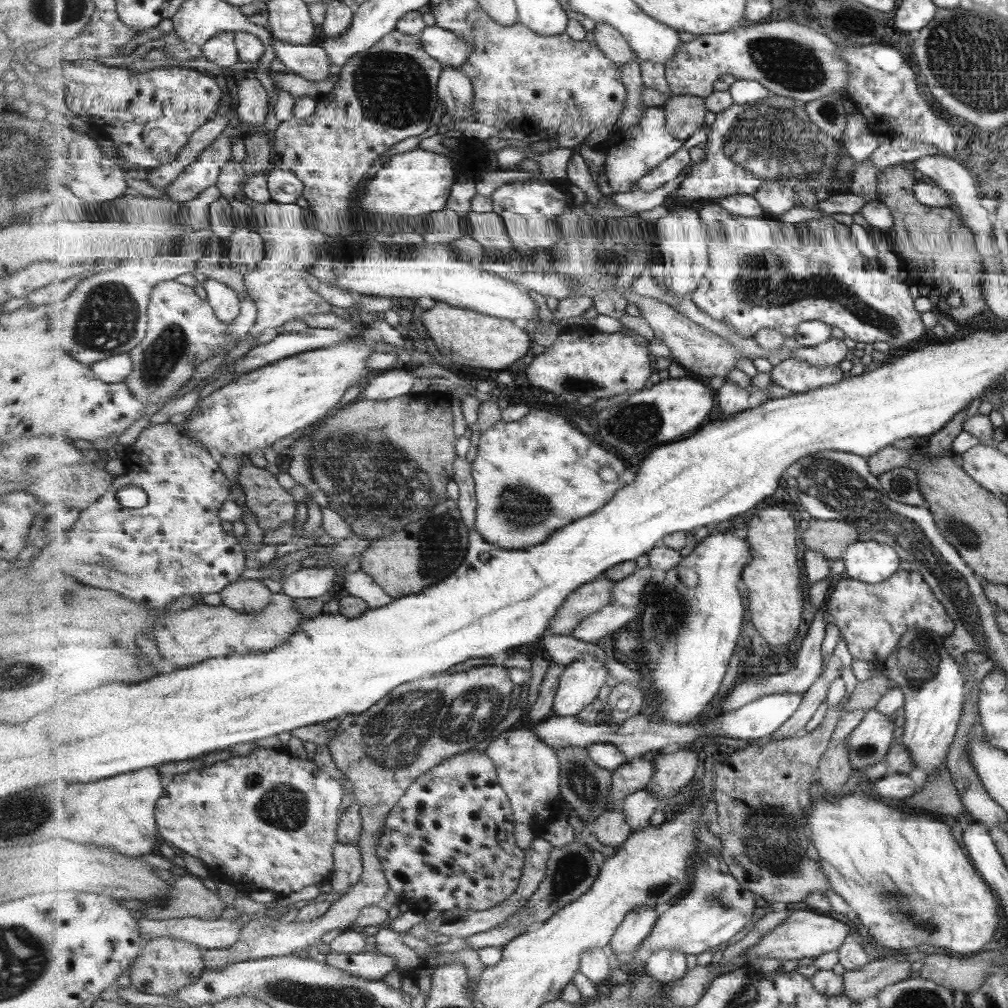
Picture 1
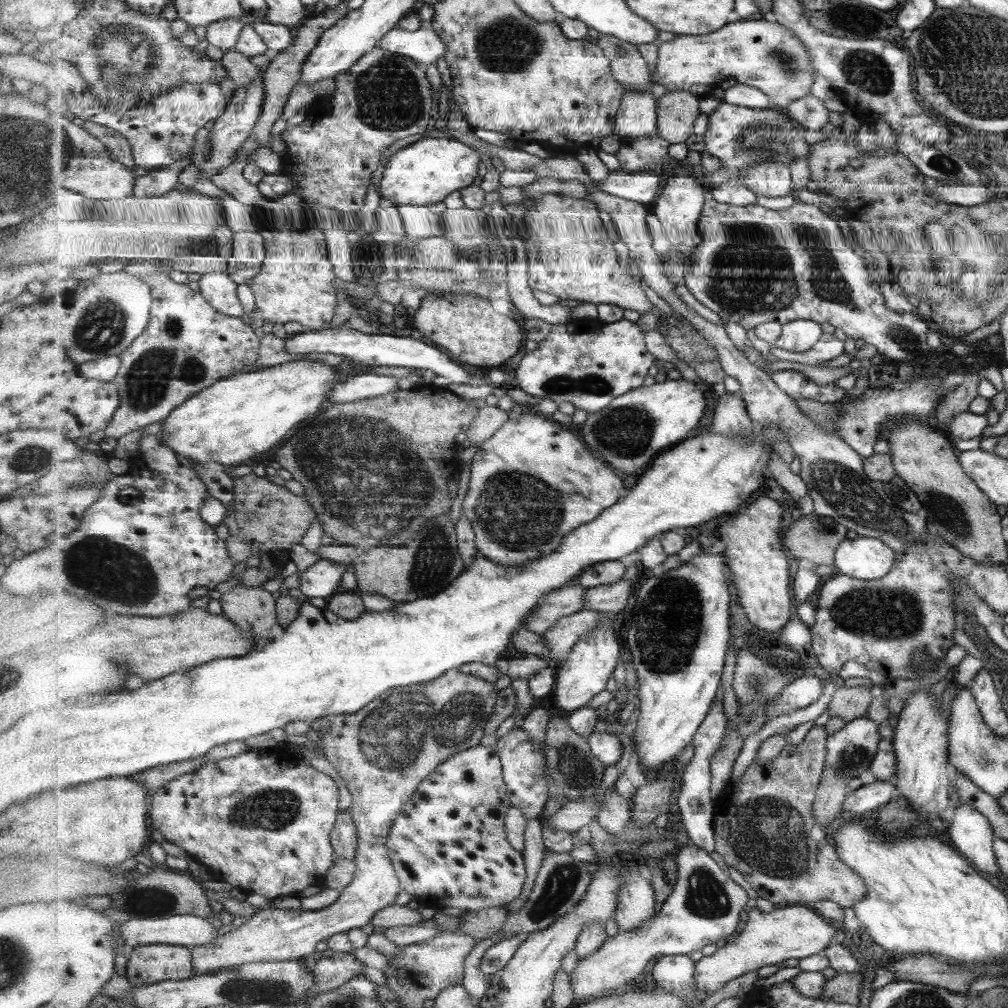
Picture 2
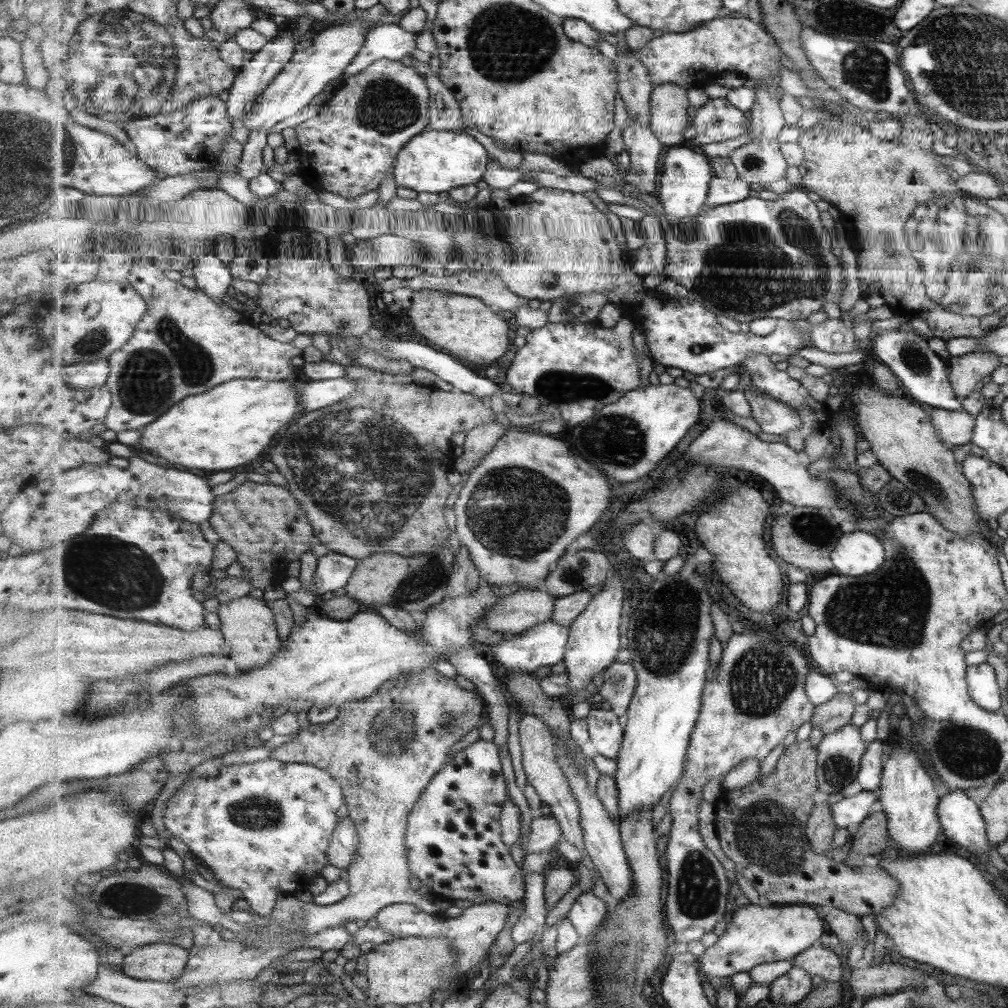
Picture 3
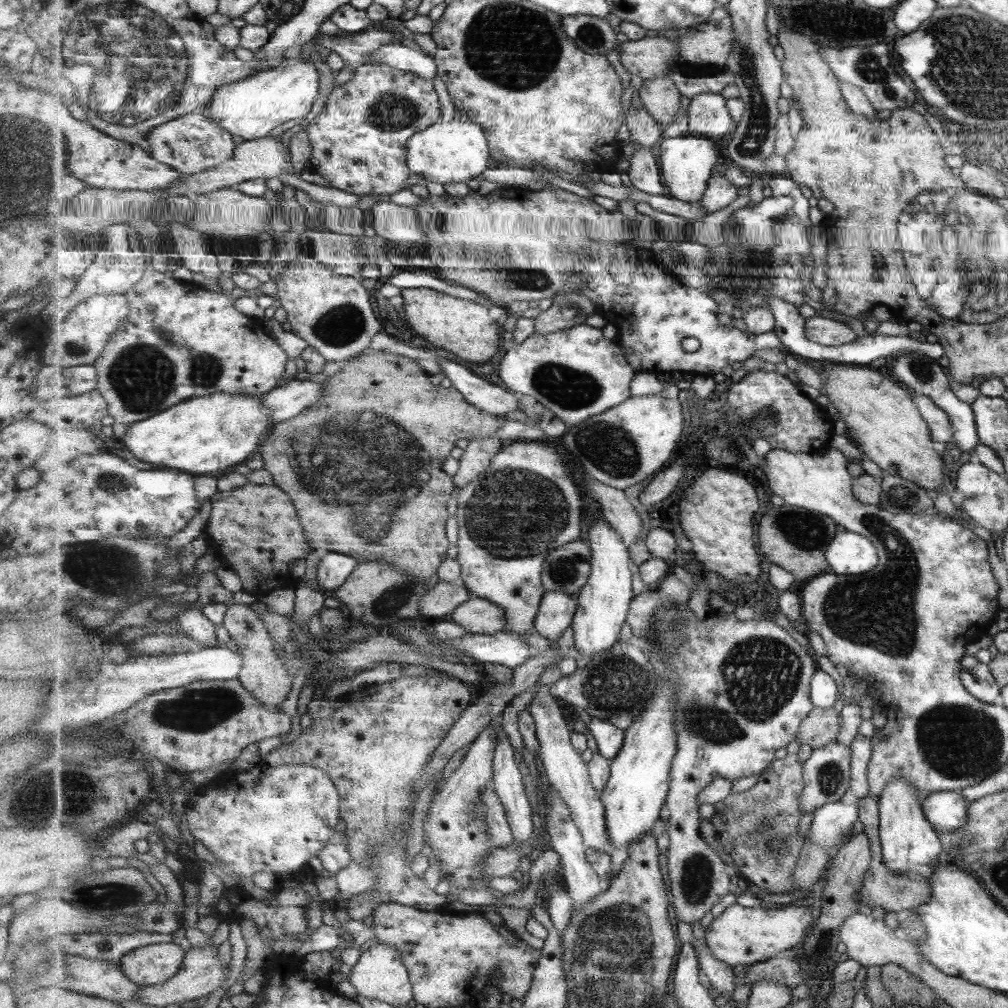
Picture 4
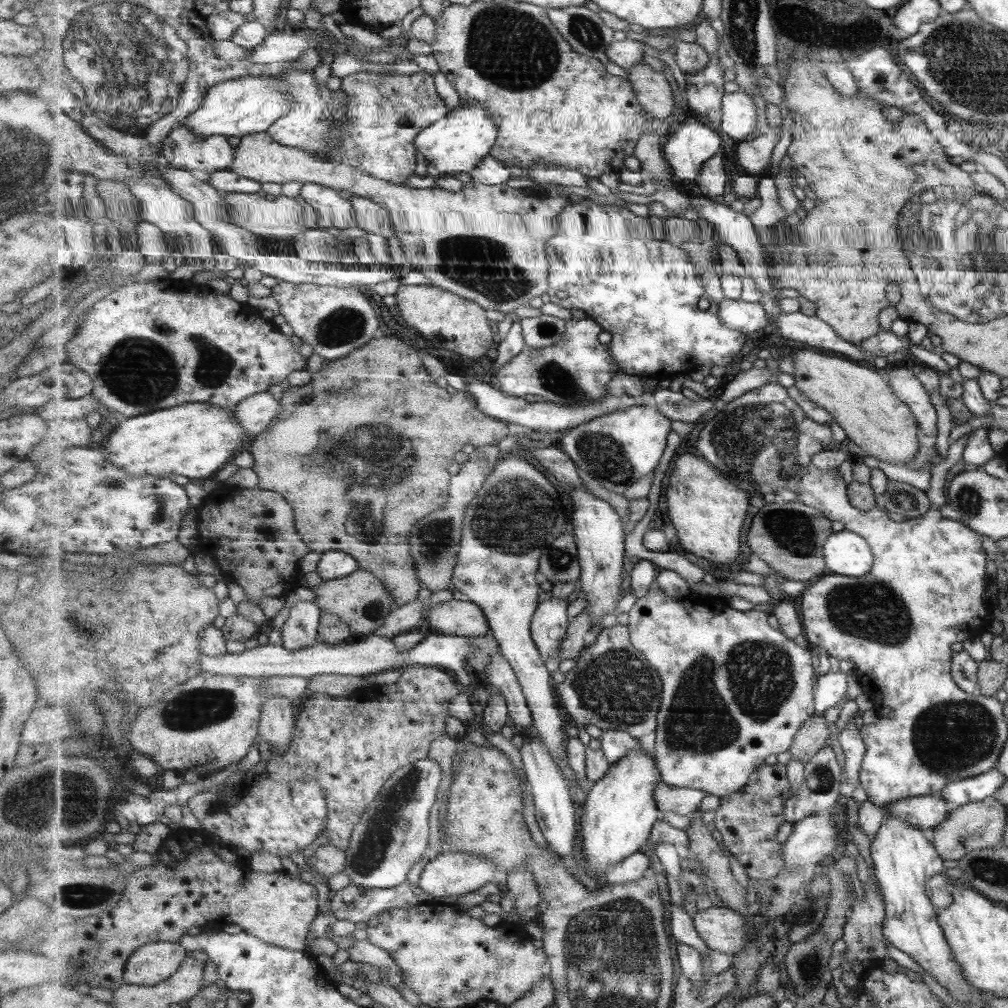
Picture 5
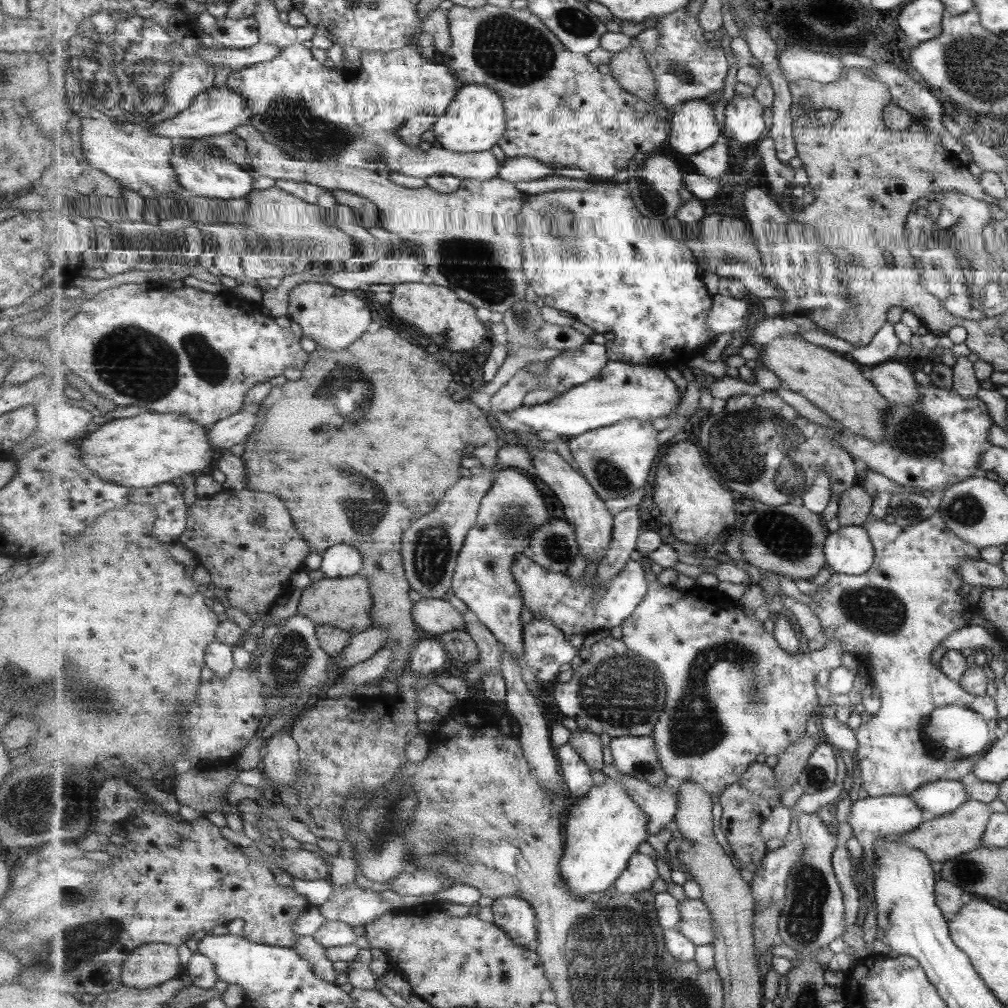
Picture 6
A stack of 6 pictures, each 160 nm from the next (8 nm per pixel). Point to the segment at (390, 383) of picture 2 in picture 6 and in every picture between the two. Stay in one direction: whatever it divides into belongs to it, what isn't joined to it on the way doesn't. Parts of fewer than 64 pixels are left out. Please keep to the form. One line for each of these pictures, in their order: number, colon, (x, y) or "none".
3: (314, 395)
4: (285, 402)
5: (255, 414)
6: (226, 433)

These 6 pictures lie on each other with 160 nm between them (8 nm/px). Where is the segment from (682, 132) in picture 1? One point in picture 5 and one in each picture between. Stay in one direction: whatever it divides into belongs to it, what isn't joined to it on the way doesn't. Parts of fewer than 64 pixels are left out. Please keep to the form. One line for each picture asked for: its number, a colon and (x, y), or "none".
2: (678, 110)
3: (671, 114)
4: (660, 96)
5: (655, 93)

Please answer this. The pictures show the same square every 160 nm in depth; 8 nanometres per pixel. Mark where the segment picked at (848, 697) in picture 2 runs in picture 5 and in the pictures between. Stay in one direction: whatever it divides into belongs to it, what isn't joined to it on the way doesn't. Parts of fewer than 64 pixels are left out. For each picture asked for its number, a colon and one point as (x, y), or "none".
3: (831, 717)
4: (821, 728)
5: (813, 736)

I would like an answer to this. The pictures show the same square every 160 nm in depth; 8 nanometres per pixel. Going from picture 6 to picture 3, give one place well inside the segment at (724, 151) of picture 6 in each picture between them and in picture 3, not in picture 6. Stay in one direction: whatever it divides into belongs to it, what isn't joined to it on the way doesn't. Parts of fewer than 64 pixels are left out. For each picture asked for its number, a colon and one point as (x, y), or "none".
3: (723, 191)
4: (721, 193)
5: (712, 181)

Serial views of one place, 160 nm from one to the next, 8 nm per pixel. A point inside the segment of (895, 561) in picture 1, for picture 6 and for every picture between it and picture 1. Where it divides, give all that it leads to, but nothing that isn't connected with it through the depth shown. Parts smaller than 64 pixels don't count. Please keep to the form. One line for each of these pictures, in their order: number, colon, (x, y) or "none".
2: (865, 558)
3: (857, 553)
4: (850, 553)
5: (846, 553)
6: (849, 550)

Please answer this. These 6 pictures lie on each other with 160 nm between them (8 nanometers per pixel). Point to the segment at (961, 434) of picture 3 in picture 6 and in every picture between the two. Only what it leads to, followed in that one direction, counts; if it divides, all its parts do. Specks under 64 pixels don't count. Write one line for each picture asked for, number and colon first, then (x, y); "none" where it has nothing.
4: (937, 421)
5: (908, 389)
6: (892, 379)

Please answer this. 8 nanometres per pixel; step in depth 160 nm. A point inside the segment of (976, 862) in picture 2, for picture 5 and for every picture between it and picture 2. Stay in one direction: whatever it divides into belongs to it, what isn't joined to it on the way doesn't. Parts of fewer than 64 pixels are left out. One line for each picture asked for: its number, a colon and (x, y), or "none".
3: (963, 824)
4: (946, 811)
5: (926, 812)

